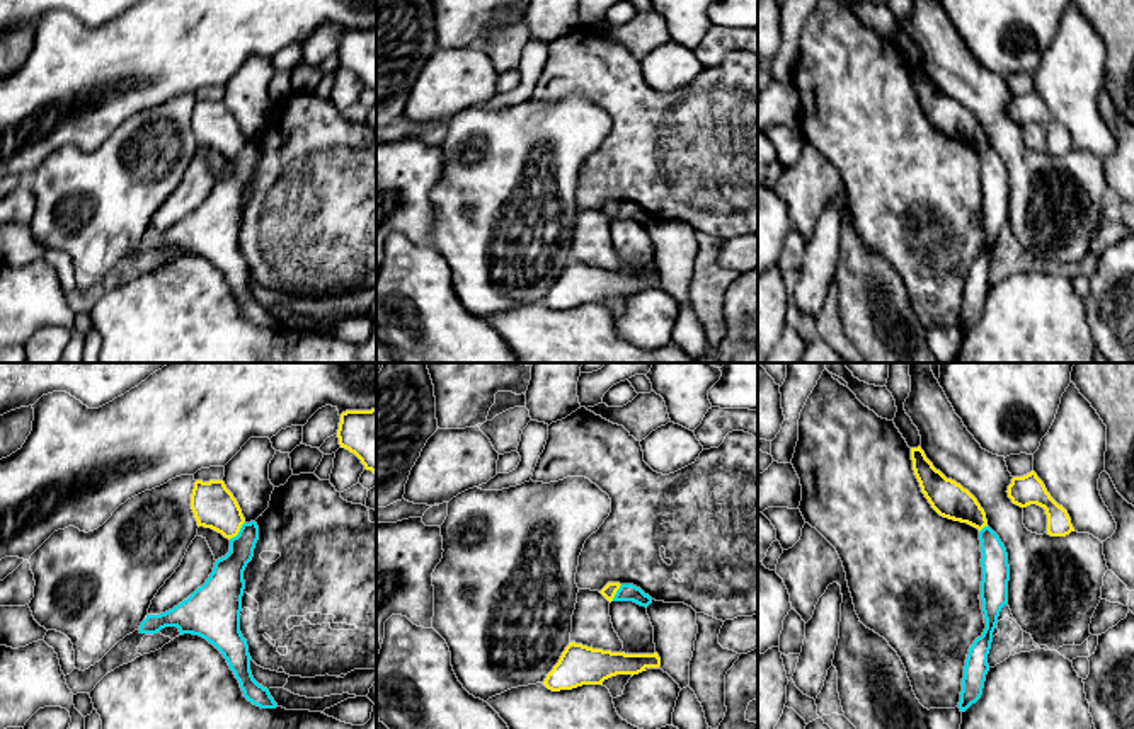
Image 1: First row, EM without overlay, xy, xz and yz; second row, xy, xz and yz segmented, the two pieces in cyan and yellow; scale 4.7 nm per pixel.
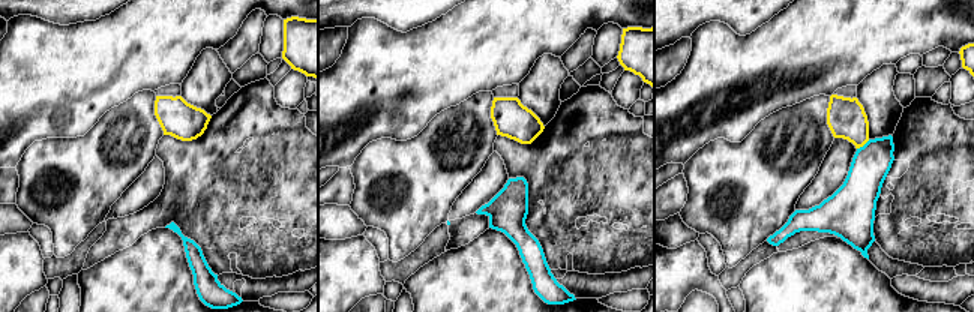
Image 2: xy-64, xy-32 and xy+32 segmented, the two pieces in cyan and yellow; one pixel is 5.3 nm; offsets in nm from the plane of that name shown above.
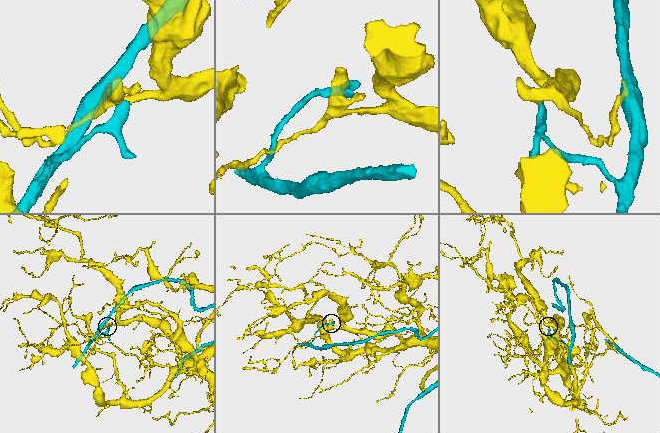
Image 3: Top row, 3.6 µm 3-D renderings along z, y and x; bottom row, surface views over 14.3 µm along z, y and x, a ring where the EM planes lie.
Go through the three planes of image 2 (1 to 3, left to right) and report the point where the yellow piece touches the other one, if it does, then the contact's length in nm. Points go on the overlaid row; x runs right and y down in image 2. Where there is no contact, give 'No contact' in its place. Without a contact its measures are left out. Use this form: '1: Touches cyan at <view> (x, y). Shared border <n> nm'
1: No contact
2: No contact
3: Touches cyan at xy+32 (865, 144). Shared border 90 nm

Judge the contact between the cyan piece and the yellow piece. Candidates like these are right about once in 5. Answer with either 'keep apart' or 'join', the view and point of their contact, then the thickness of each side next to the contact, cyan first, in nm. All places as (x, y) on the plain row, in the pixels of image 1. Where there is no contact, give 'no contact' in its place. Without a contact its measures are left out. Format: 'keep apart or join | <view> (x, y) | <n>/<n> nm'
keep apart | xy (239, 150) | 170/200 nm

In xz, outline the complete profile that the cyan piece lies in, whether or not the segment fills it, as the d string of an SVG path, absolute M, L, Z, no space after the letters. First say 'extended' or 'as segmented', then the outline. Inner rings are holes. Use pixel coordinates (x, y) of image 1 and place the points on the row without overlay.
as segmented | M621 203L613 220L633 220L647 227L652 221L652 216L633 203Z

